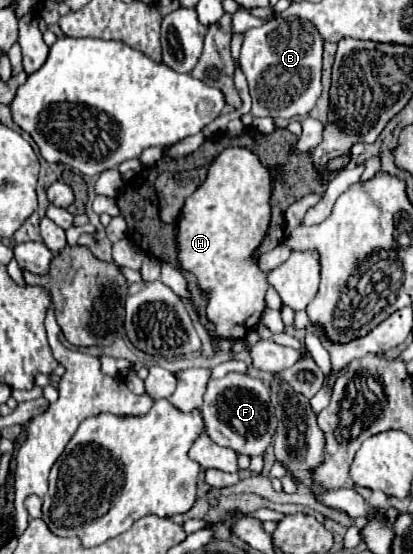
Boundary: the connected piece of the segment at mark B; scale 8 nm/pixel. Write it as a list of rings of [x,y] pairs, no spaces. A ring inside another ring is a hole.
[[[277,18],[261,28],[249,30],[241,46],[239,66],[249,82],[253,108],[241,120],[249,124],[253,116],[293,118],[309,114],[323,90],[321,54],[323,38],[309,20]]]

